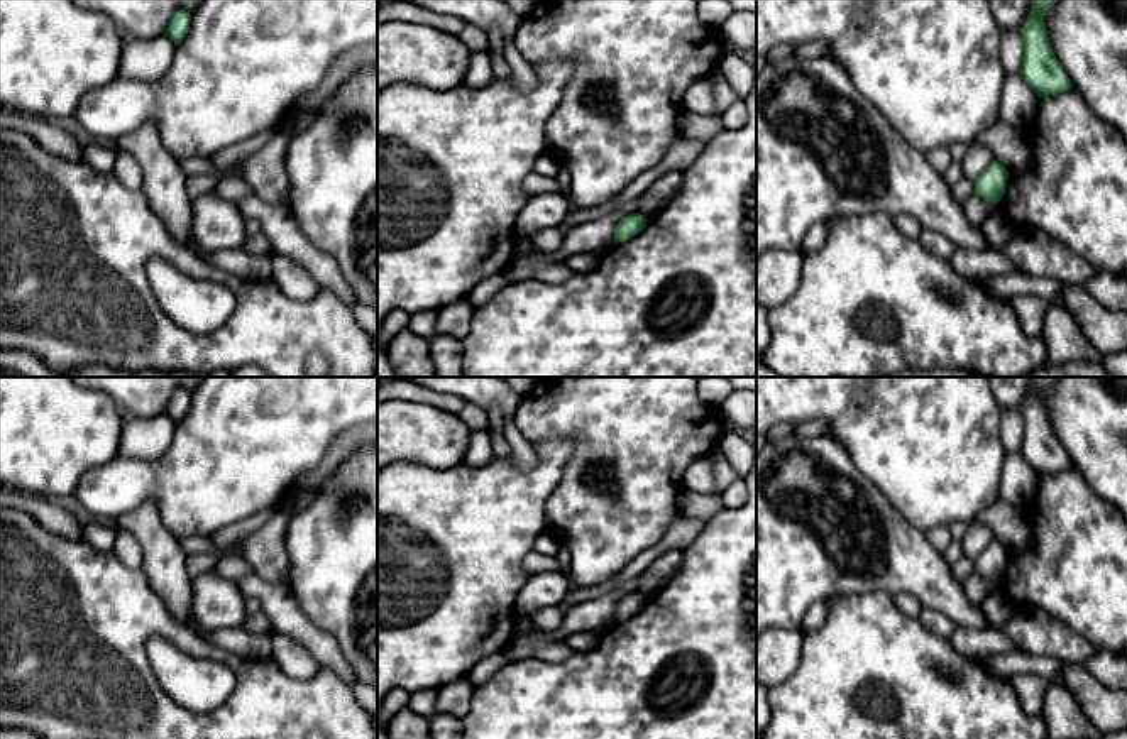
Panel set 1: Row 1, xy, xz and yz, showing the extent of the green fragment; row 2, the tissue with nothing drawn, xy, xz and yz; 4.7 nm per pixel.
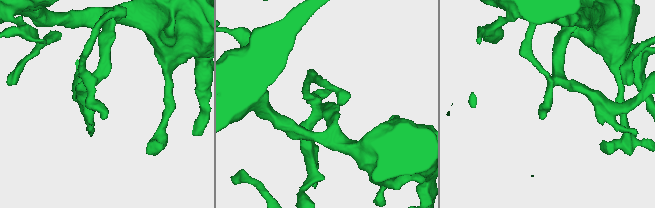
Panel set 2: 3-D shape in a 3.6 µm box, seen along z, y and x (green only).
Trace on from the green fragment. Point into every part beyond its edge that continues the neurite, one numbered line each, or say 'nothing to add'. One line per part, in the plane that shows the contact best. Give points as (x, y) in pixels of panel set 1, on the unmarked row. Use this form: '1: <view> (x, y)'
nothing to add

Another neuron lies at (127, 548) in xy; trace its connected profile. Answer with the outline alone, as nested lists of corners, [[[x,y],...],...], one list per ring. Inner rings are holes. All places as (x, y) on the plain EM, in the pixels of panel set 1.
[[[125,529],[117,531],[117,539],[112,550],[122,563],[134,570],[142,568],[142,548],[134,534]]]

